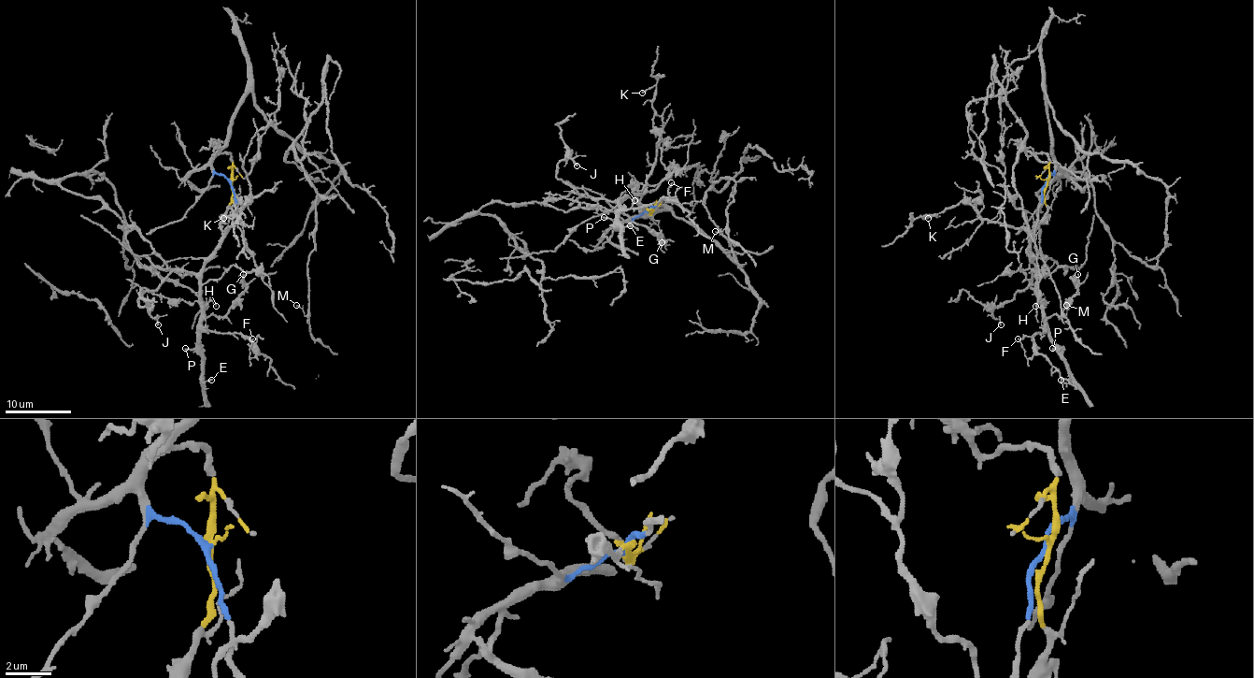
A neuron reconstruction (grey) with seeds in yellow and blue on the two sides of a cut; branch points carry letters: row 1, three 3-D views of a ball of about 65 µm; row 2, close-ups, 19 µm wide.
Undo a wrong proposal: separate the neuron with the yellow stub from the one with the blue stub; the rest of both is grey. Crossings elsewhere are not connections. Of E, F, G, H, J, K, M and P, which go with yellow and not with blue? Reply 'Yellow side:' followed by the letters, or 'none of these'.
Yellow side: E, F, G, H, J, K, P

